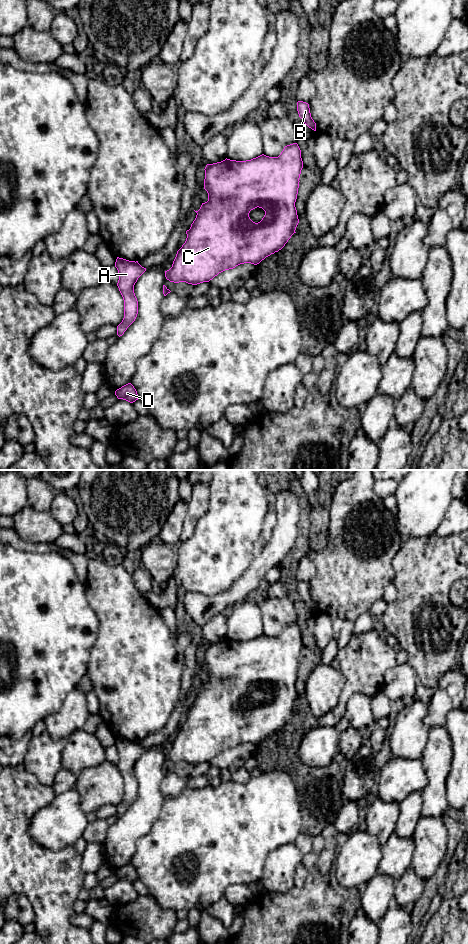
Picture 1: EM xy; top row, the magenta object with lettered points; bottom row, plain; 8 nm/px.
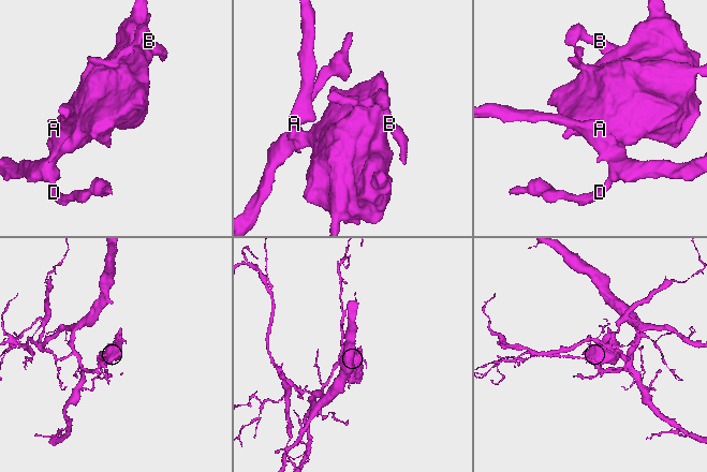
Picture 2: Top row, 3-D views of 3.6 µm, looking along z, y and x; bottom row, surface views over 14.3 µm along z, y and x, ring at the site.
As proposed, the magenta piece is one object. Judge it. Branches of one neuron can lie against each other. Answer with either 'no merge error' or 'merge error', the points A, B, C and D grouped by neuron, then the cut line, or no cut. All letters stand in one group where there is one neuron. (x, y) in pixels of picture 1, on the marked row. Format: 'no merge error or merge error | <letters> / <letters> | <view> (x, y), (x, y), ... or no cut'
no merge error | A B C D | no cut

